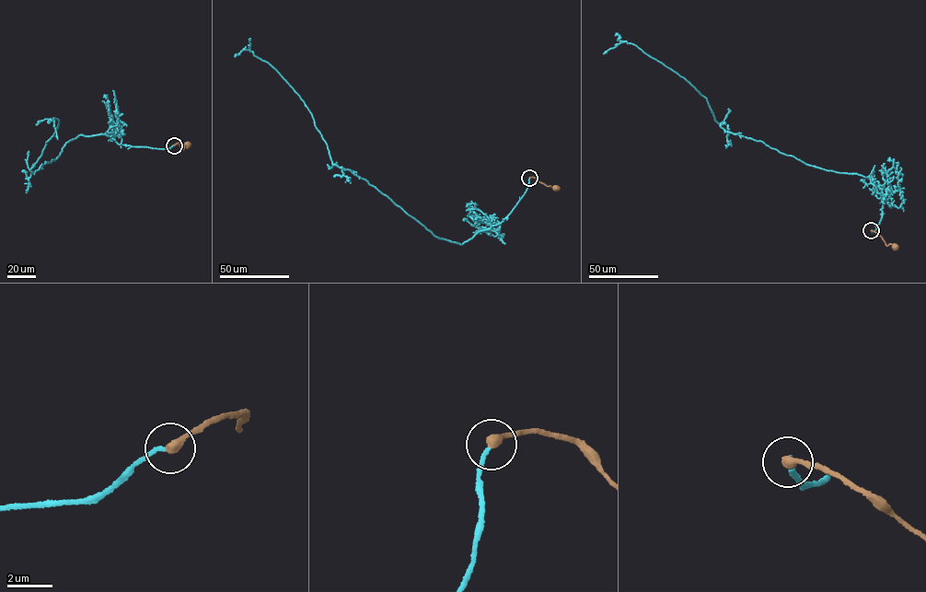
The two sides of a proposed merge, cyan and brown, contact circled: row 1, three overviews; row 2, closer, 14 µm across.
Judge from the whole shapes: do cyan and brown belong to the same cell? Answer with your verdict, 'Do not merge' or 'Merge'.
Merge

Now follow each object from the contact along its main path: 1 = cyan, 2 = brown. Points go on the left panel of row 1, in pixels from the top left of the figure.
1: (174, 145), (131, 146), (102, 133), (78, 135), (33, 173), (58, 126), (53, 118), (57, 139)
2: (174, 145), (179, 143), (182, 149), (187, 145)

